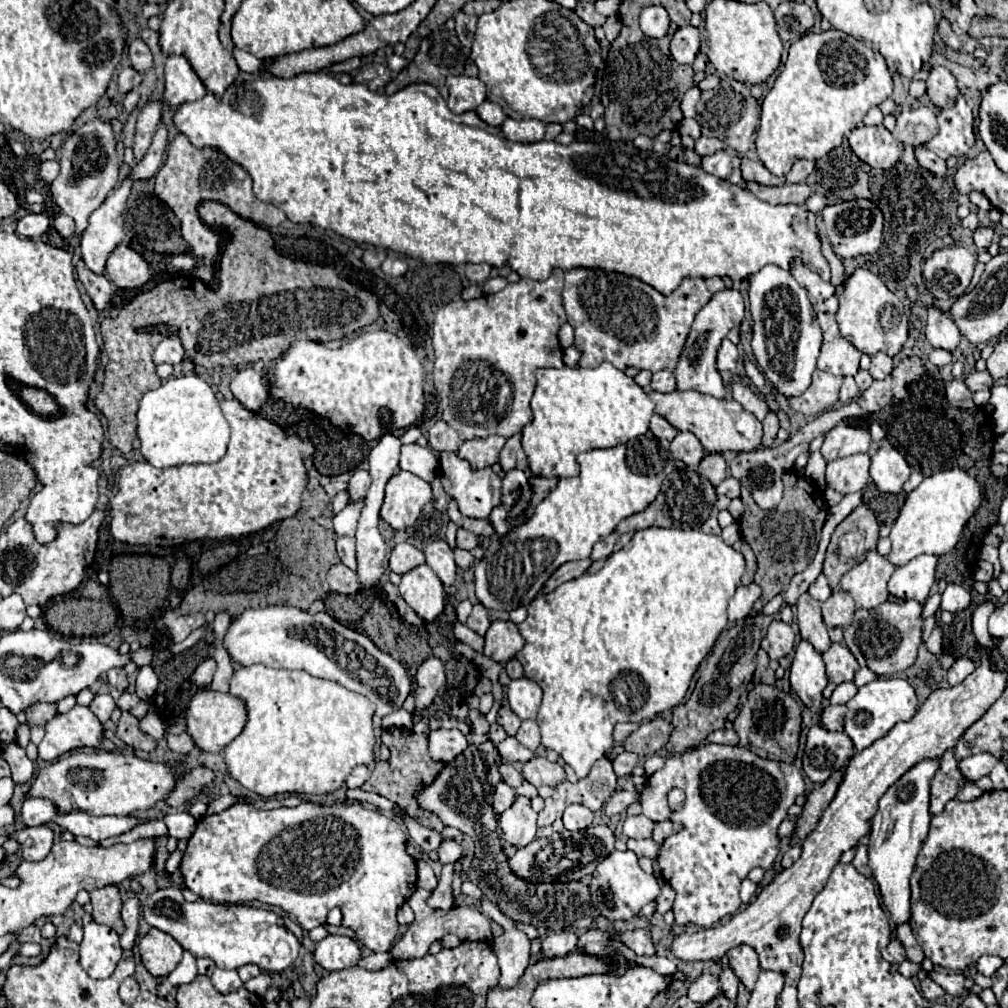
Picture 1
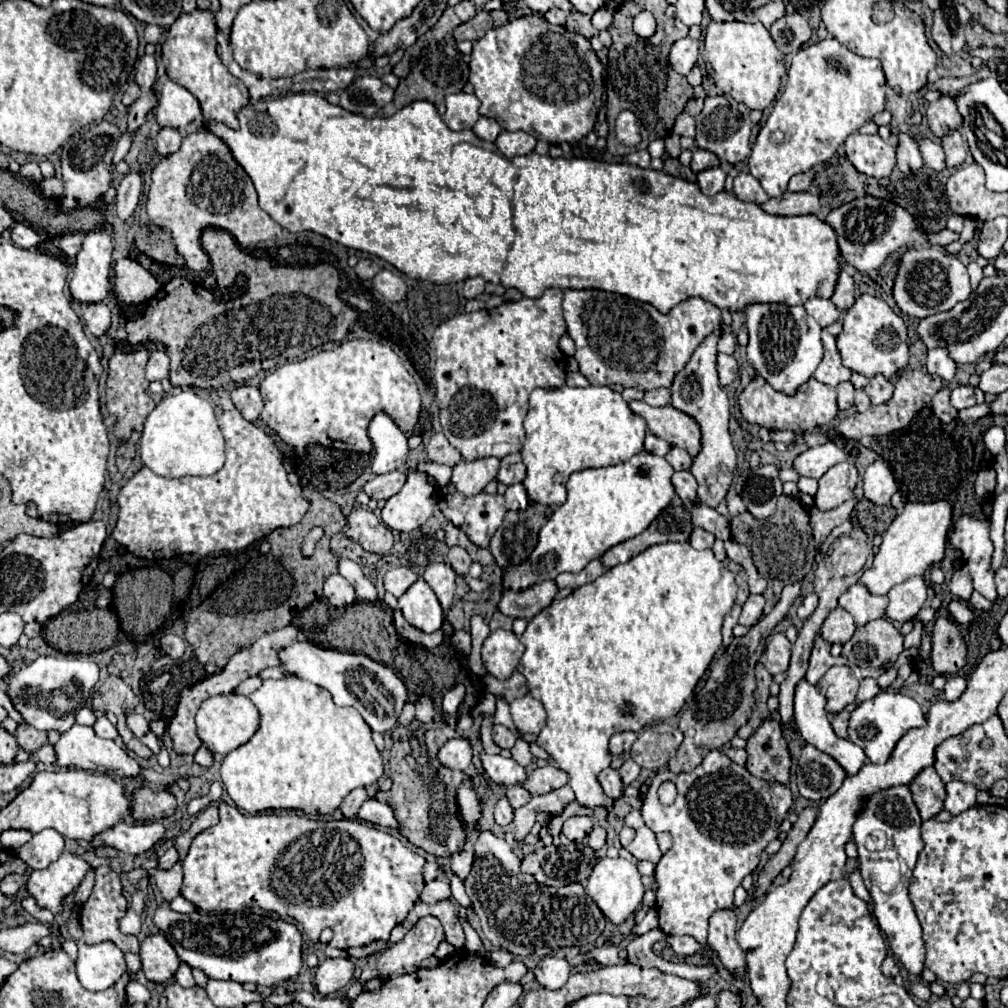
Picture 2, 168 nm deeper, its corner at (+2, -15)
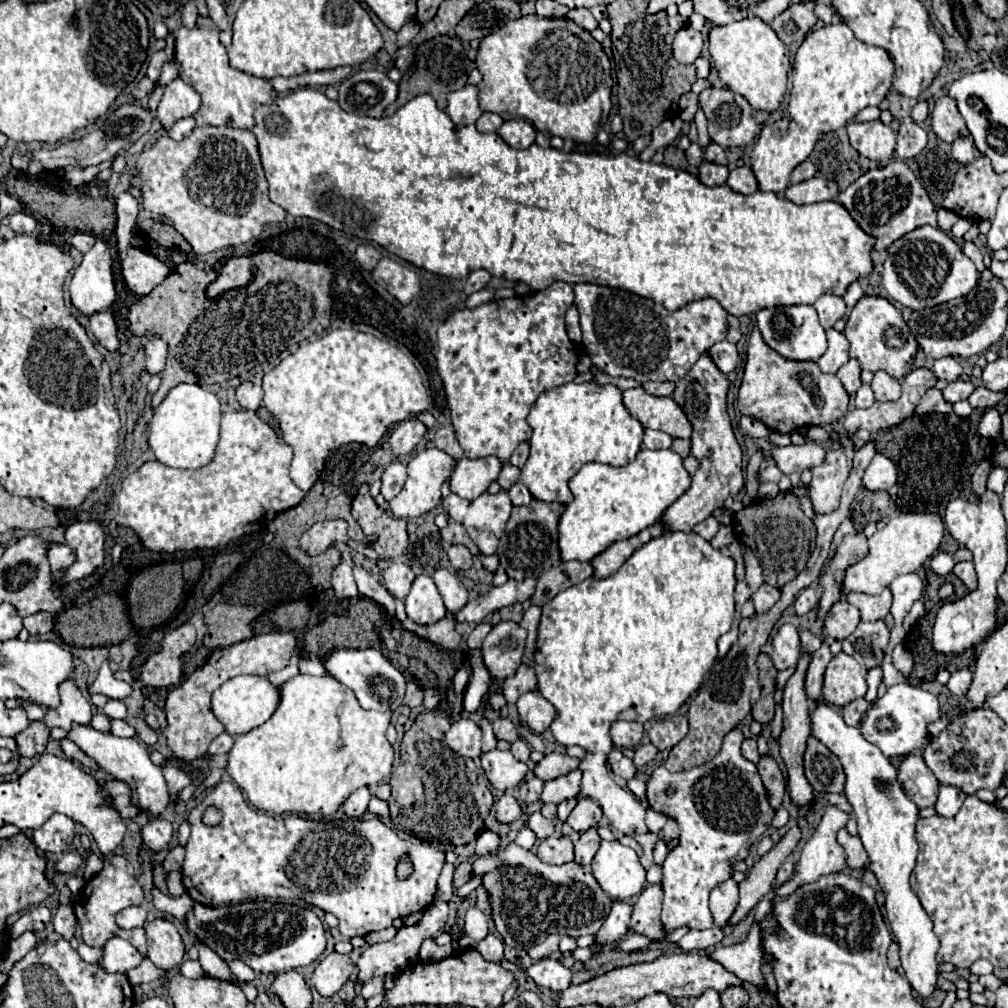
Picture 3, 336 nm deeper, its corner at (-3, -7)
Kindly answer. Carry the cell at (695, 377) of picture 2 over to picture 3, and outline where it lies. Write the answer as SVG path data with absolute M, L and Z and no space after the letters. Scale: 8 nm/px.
M709 352L701 354L699 360L691 366L691 370L677 382L673 400L683 408L687 418L693 424L691 436L691 454L699 462L699 470L693 476L689 490L675 500L663 514L663 520L669 524L669 530L691 532L697 522L703 522L715 508L721 508L727 496L739 494L743 488L743 472L741 472L741 446L733 434L731 420L727 414L727 376L715 366Z

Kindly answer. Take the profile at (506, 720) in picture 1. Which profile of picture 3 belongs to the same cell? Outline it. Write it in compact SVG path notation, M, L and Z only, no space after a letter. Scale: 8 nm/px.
M497 718L493 722L493 730L497 740L507 740L507 742L515 742L519 738L519 730L515 728L515 724L509 718Z

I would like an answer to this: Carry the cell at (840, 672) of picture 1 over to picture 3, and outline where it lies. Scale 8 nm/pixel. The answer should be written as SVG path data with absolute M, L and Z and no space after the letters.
M839 652L825 670L825 684L823 684L825 702L845 706L855 698L863 698L867 692L865 676L867 670L855 658Z

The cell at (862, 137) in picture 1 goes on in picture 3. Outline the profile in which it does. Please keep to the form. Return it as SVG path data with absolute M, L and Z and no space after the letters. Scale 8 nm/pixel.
M881 120L875 122L849 122L847 124L851 146L869 160L887 164L893 158L897 146L897 134Z

